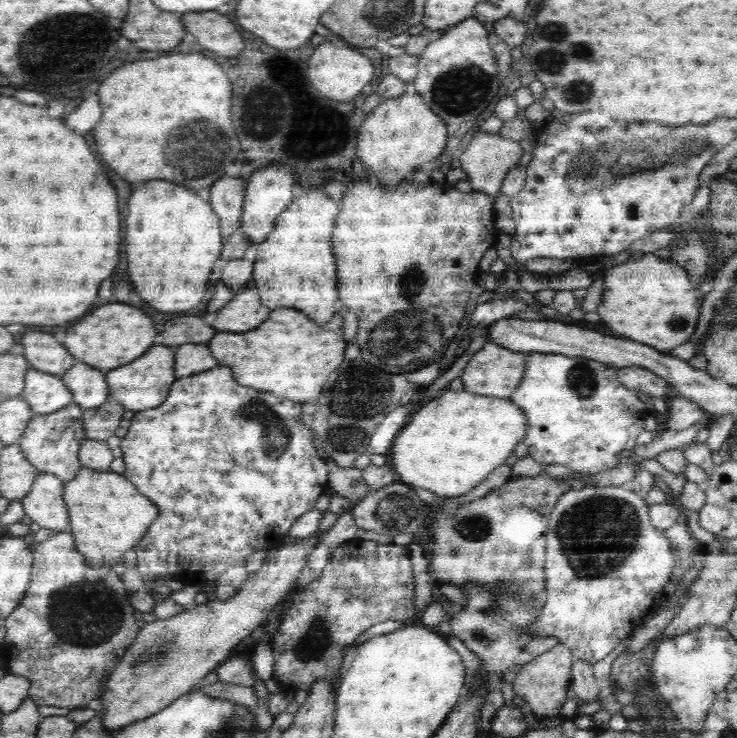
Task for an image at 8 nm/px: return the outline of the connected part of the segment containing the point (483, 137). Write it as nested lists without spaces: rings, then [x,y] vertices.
[[[476,132],[469,145],[466,149],[463,149],[461,156],[458,158],[461,161],[462,170],[467,174],[464,186],[479,190],[484,194],[498,195],[506,174],[510,172],[511,168],[519,165],[518,162],[520,162],[522,154],[520,141],[502,138],[499,134]]]

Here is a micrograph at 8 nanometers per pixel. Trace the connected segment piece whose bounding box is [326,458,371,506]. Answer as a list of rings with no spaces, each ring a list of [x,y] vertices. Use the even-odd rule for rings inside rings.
[[[326,459],[329,489],[344,497],[352,506],[358,505],[371,492],[360,468],[343,468],[334,460]]]

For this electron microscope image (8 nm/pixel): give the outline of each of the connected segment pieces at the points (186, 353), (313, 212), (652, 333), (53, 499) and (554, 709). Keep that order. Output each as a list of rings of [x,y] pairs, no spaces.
[[[181,344],[174,354],[176,378],[184,378],[203,373],[218,366],[218,361],[210,356],[210,350],[204,344]]]
[[[298,190],[292,204],[276,218],[276,228],[257,245],[253,278],[266,308],[296,308],[316,324],[326,324],[336,314],[336,259],[332,252],[332,230],[339,204],[322,190]]]
[[[645,254],[636,262],[626,261],[604,272],[606,272],[606,276],[603,276],[604,290],[602,290],[602,300],[597,310],[602,316],[602,322],[616,336],[630,338],[632,341],[652,346],[660,352],[672,350],[692,338],[698,326],[698,318],[700,318],[702,297],[697,288],[692,285],[691,276],[685,268],[678,266],[672,260]]]
[[[39,473],[29,494],[21,501],[24,514],[41,527],[60,533],[70,531],[70,515],[64,501],[65,483],[55,474]]]
[[[559,641],[552,650],[540,654],[538,658],[532,658],[516,672],[513,690],[517,696],[526,701],[532,713],[538,718],[559,716],[560,709],[568,700],[566,691],[567,687],[571,686],[573,660],[571,650]]]

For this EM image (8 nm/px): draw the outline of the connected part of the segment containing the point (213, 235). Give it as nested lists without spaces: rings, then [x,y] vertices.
[[[154,180],[138,188],[128,200],[126,254],[134,290],[152,308],[175,314],[202,302],[223,238],[209,201],[184,186]]]

